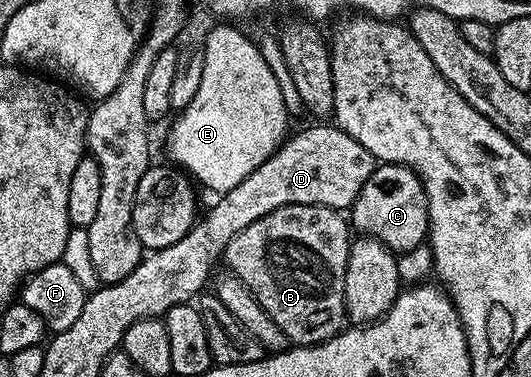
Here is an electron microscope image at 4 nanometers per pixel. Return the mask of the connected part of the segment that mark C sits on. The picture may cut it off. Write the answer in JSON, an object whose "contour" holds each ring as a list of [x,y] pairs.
{"contour":[[[379,163],[369,181],[365,181],[357,201],[349,209],[349,223],[356,232],[359,230],[360,236],[381,241],[392,253],[407,252],[423,245],[429,229],[429,205],[419,175],[412,167],[403,167],[399,163]]]}

